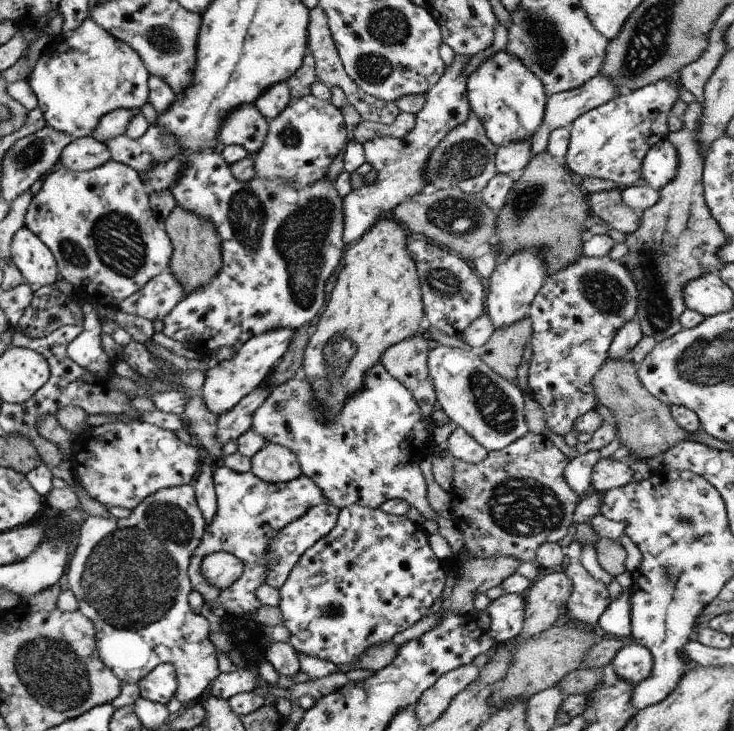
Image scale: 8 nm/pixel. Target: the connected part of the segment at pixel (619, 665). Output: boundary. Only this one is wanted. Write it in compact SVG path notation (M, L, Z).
M635 642L624 645L614 655L610 665L622 680L635 687L650 676L653 656L648 648Z

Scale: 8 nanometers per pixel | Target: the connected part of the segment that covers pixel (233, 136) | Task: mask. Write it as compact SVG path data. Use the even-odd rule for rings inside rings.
M246 103L237 106L223 118L218 127L217 140L221 147L243 146L253 156L262 148L268 123L254 103Z

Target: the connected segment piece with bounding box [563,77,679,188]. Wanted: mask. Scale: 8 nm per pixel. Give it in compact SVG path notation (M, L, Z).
M671 77L659 80L632 91L631 93L618 94L608 102L589 110L579 116L569 126L571 135L564 162L566 167L575 174L577 180L593 178L612 181L626 188L642 182L642 163L646 153L654 144L658 144L669 135L667 120L672 114L672 106L679 98L679 86Z

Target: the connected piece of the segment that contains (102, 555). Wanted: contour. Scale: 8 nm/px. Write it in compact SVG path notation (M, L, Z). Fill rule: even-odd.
M190 484L179 487L172 487L169 489L159 490L157 493L146 497L134 510L127 519L117 519L116 517L102 518L102 517L88 517L80 526L80 534L78 534L78 544L74 550L74 556L70 558L68 566L68 586L78 599L79 611L94 623L96 646L99 657L102 662L114 672L114 674L121 680L127 683L139 683L144 676L146 676L155 666L162 663L170 663L175 666L177 670L177 692L176 697L182 704L186 702L200 701L210 690L214 688L213 682L218 678L219 662L218 650L209 642L209 631L212 630L209 620L206 620L201 613L197 613L190 604L192 597L191 582L187 573L190 557L194 549L198 546L202 535L204 534L207 522L203 517L202 511L197 503L195 488Z

